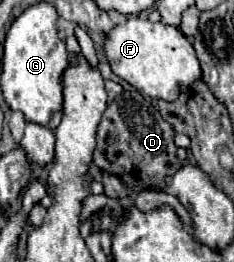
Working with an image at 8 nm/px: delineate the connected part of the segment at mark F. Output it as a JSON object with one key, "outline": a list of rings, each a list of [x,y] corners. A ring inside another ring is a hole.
{"outline":[[[133,16],[127,20],[127,24],[115,26],[107,34],[105,54],[113,72],[121,80],[129,82],[141,94],[151,98],[173,102],[181,88],[201,80],[201,66],[187,36],[175,26],[165,26],[161,22],[153,24],[147,20],[147,16]]]}

